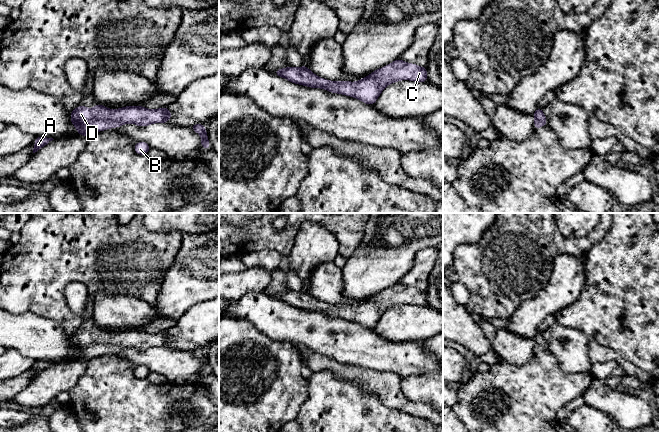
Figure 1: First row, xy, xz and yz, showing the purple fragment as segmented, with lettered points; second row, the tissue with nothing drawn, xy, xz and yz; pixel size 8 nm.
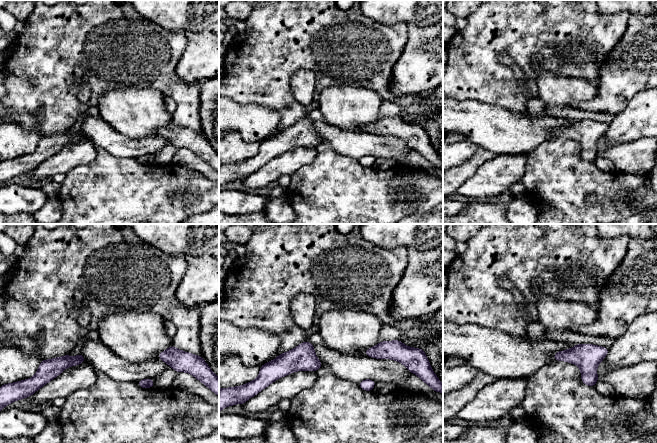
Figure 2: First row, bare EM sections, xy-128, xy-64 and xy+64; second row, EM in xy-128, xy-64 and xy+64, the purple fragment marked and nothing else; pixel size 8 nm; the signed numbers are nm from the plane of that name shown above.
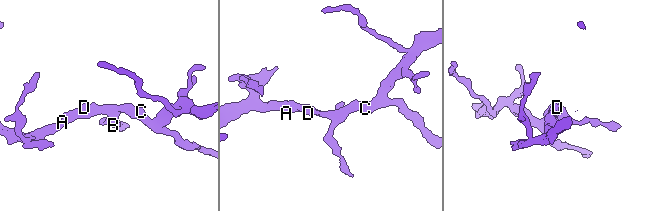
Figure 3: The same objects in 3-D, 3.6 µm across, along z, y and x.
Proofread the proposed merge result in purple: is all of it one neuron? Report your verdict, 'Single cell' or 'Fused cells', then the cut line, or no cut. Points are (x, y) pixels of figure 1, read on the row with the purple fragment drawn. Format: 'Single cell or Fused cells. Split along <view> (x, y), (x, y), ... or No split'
Single cell. No split

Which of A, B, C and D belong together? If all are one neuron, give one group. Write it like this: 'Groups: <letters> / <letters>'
Groups: A B C D

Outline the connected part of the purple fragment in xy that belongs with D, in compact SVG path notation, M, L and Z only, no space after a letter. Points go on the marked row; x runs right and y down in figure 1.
M101 104L92 110L78 106L71 112L71 123L77 132L85 137L109 128L120 127L126 123L134 123L143 127L153 123L167 123L172 113L167 107L151 110L142 106L127 106L110 110Z

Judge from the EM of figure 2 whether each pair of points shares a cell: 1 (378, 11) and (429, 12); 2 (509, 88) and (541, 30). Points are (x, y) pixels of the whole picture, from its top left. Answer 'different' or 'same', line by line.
1: same
2: same

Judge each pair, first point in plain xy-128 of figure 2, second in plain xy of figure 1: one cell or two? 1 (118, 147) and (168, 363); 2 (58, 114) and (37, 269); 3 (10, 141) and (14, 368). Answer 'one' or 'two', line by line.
1: one
2: one
3: one

